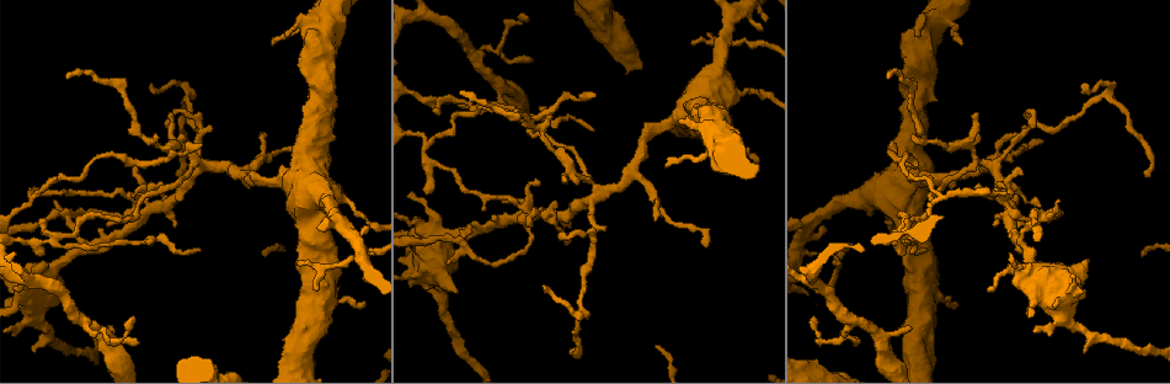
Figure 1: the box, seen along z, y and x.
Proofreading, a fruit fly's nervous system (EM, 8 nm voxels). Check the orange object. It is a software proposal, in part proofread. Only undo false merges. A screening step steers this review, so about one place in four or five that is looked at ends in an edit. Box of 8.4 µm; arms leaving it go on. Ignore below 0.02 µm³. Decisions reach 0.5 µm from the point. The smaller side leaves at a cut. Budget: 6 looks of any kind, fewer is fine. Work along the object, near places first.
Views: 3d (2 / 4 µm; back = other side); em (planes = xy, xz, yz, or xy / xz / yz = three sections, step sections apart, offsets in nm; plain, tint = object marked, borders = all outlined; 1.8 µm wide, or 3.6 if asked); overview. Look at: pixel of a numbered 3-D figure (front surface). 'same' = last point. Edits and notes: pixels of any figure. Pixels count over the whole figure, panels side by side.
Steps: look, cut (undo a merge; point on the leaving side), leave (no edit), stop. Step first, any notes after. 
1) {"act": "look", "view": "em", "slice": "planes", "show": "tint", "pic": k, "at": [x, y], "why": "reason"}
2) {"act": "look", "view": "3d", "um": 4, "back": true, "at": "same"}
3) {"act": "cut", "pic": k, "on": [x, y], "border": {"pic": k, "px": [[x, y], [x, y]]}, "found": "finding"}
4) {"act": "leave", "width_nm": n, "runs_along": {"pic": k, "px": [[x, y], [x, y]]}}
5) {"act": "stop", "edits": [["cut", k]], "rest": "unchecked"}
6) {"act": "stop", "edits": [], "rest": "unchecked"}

{"act": "look", "view": "em", "slice": "planes", "show": "tint", "pic": 1, "at": [84, 322], "why": "calibre changes"}

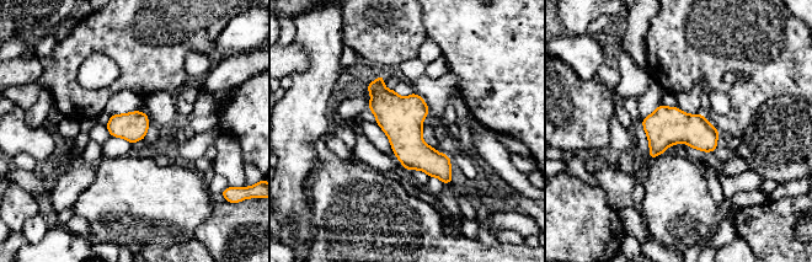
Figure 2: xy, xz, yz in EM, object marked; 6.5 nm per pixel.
{"act": "leave", "runs_along": {"pic": 2, "px": [[372, 85], [448, 180]]}, "found": "continuous, no second cell"}

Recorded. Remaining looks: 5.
{"act": "look", "view": "em", "slice": "xy", "step": 8, "show": "tint", "pic": 1, "at": [309, 173], "why": "calibre changes"}

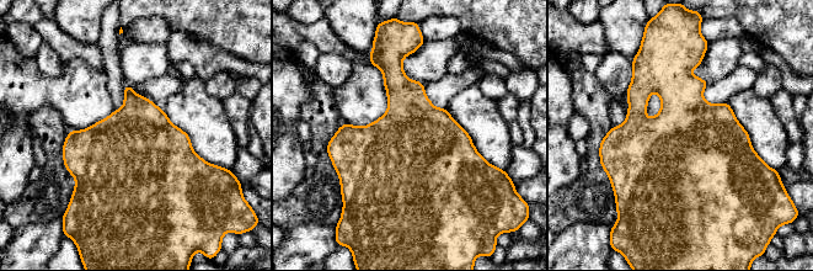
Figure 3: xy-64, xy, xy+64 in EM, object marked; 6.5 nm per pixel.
{"act": "leave", "width_nm": 650, "found": "continuous, no second cell"}

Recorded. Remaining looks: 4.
{"act": "look", "view": "em", "slice": "planes", "show": "plain", "pic": 1, "at": [592, 201]}

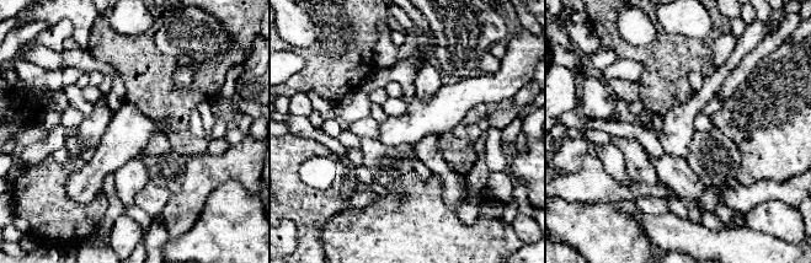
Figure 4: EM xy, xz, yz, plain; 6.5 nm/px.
{"act": "look", "view": "em", "slice": "planes", "show": "tint", "at": "same", "why": "where the object lies"}

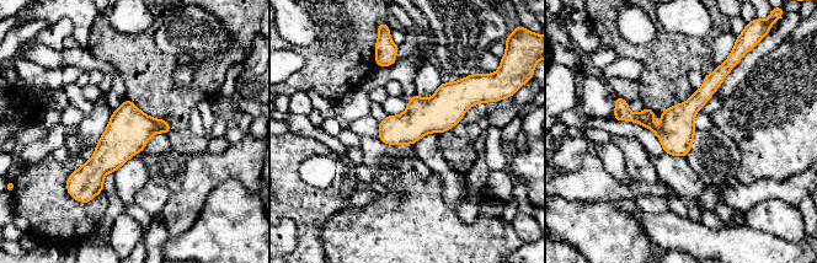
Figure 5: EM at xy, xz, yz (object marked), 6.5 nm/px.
{"act": "leave", "width_nm": 240, "found": "continuous, no second cell"}

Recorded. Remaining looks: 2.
{"act": "stop", "edits": [], "rest": "unchecked"}

